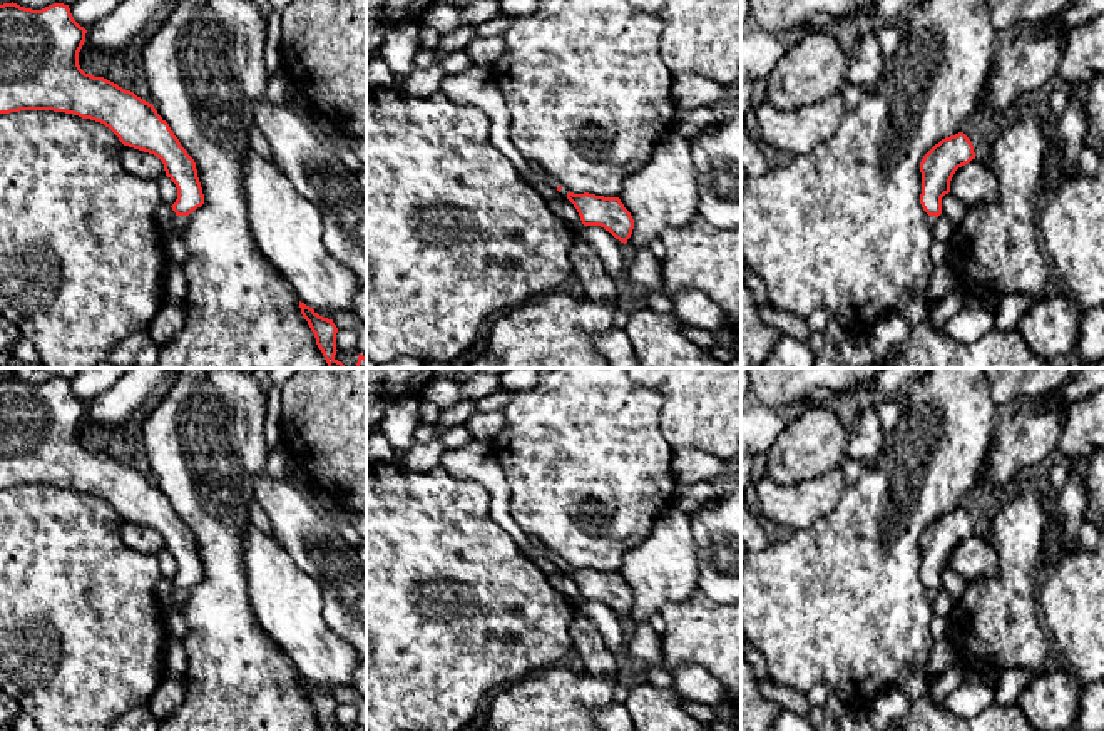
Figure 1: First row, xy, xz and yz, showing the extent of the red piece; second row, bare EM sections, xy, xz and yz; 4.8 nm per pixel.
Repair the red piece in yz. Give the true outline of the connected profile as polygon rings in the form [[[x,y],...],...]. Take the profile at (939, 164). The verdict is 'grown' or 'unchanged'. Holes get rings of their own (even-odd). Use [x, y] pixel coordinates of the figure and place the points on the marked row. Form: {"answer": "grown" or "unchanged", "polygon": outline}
{"answer": "unchanged", "polygon": [[[963,132],[942,139],[923,156],[920,204],[928,216],[942,214],[942,197],[950,192],[955,171],[972,159],[974,146]]]}

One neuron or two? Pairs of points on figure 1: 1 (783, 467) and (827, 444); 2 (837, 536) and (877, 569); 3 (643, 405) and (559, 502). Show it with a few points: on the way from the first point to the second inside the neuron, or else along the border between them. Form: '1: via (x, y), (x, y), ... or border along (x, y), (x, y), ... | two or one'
1: via (793, 457), (817, 444) | one
2: via (847, 546), (867, 566) | one
3: via (619, 429), (587, 460), (587, 474), (582, 479) | one

